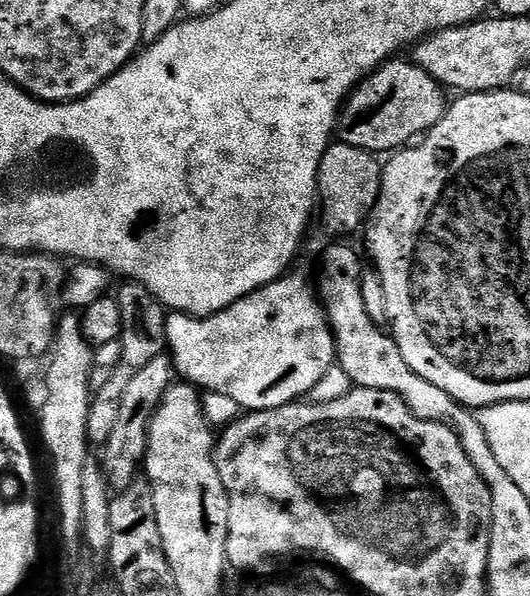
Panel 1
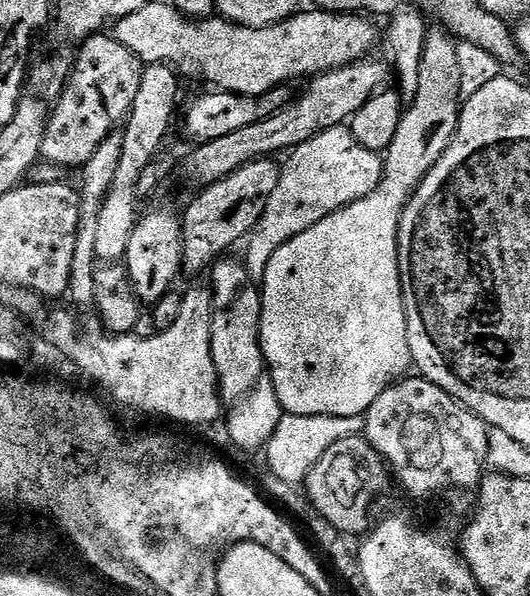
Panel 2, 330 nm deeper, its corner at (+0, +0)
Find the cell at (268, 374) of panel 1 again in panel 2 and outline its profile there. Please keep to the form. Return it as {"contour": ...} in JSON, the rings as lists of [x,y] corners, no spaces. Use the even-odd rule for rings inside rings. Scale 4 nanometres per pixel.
{"contour":[[[436,26],[431,29],[426,38],[426,46],[422,50],[422,70],[418,74],[418,94],[405,107],[404,116],[398,126],[398,134],[394,134],[394,142],[390,142],[387,153],[384,156],[384,176],[372,193],[353,204],[347,204],[342,210],[322,218],[310,230],[298,234],[298,238],[290,238],[286,246],[277,250],[266,270],[262,273],[262,291],[260,294],[260,348],[264,352],[264,362],[267,375],[270,377],[274,390],[278,394],[278,402],[282,402],[285,413],[289,416],[363,416],[368,407],[391,384],[396,383],[405,375],[407,368],[413,367],[410,354],[410,342],[408,341],[408,323],[406,322],[406,310],[404,309],[404,291],[400,281],[400,263],[398,262],[398,230],[400,219],[404,213],[404,207],[408,200],[415,194],[416,188],[426,178],[426,174],[436,165],[438,158],[447,150],[456,127],[460,121],[460,109],[462,107],[462,70],[460,69],[457,41],[449,36],[443,28]]]}

